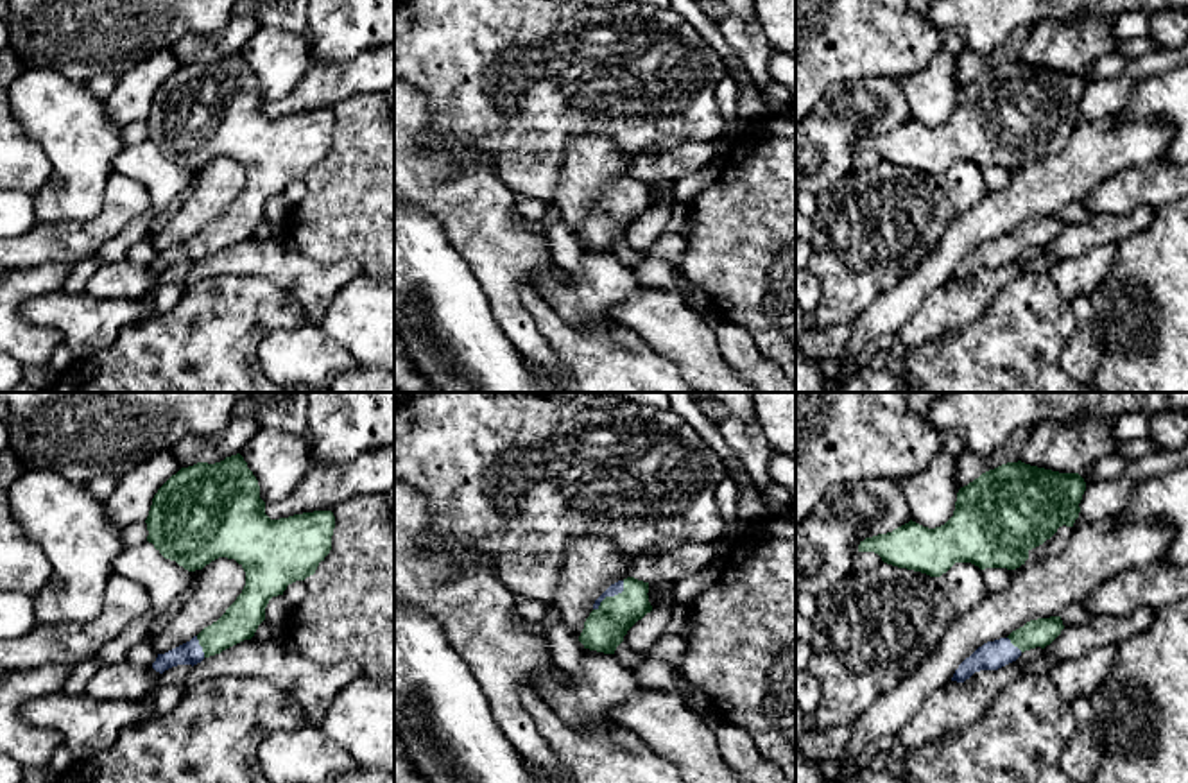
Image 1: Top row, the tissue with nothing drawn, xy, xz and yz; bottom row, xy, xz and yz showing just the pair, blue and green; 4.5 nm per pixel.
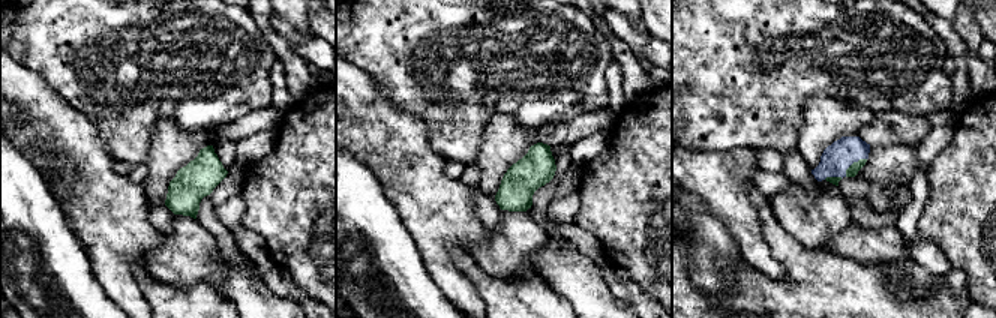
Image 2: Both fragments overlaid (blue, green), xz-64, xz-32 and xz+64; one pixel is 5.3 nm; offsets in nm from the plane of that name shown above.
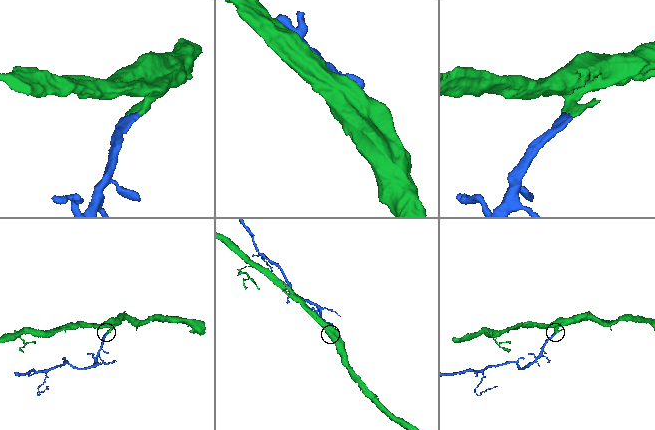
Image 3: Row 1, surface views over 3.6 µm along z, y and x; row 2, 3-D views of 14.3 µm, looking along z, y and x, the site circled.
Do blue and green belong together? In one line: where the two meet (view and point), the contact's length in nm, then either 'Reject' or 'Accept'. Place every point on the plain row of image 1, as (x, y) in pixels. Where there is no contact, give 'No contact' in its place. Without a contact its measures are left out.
Touches blue at xz (611, 194). Shared border 190 nm. Accept

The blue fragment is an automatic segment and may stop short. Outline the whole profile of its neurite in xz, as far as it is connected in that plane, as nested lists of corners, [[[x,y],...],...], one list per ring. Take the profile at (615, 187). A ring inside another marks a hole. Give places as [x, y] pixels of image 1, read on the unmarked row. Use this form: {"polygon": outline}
{"polygon": [[[627,176],[611,183],[593,202],[579,240],[584,247],[615,253],[627,229],[652,210],[649,181]]]}

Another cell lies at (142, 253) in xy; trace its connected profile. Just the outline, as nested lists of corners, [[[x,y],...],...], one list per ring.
[[[143,238],[129,247],[125,260],[129,260],[134,265],[152,265],[156,256],[158,251],[152,245],[152,242],[149,238]]]

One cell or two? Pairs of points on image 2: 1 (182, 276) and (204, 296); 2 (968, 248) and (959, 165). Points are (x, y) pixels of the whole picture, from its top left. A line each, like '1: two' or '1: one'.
1: two
2: one

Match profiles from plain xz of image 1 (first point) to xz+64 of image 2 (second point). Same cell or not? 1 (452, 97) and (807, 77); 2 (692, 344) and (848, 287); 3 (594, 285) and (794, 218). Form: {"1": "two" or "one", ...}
{"1": "one", "2": "two", "3": "one"}

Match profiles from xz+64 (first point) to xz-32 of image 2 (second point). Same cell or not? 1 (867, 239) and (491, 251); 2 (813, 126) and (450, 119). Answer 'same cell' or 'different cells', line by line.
1: different cells
2: different cells

